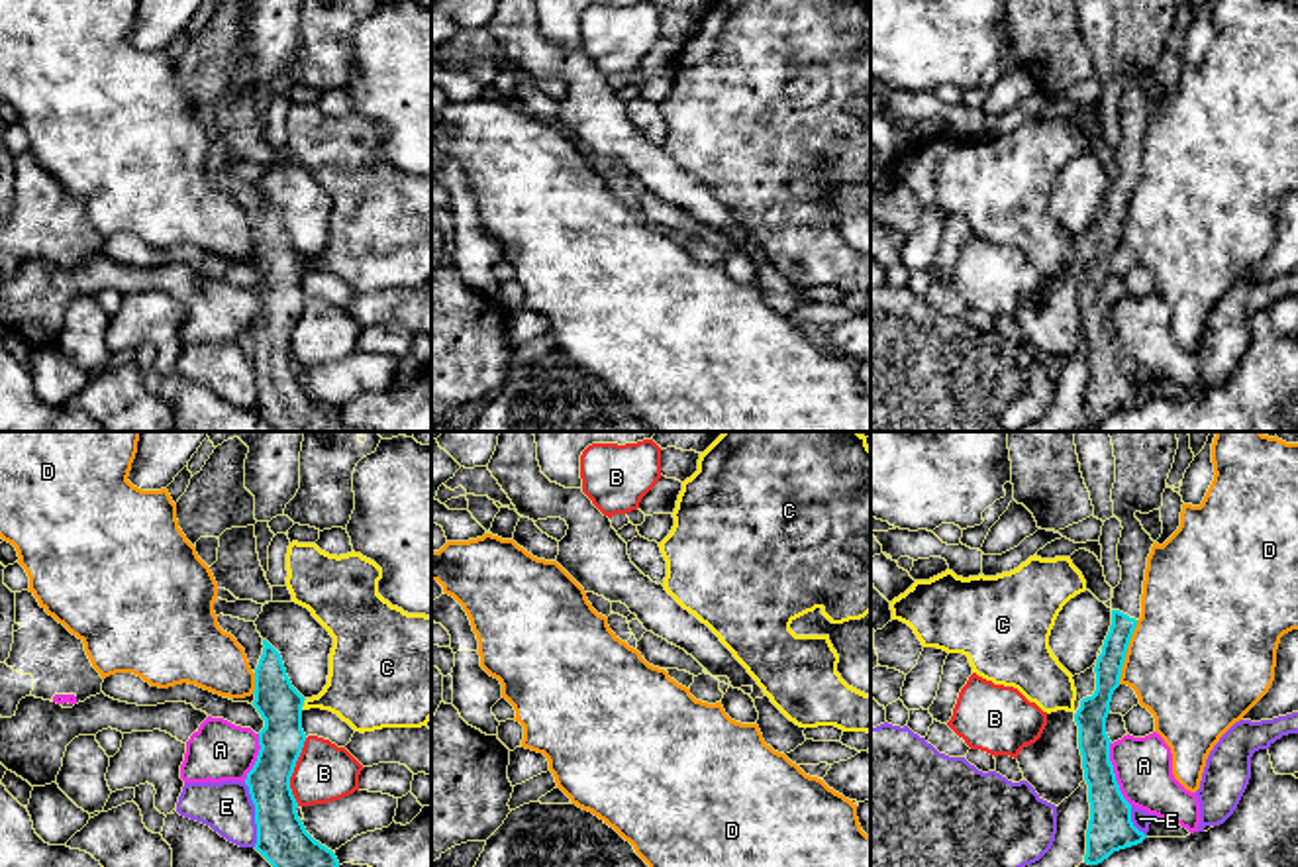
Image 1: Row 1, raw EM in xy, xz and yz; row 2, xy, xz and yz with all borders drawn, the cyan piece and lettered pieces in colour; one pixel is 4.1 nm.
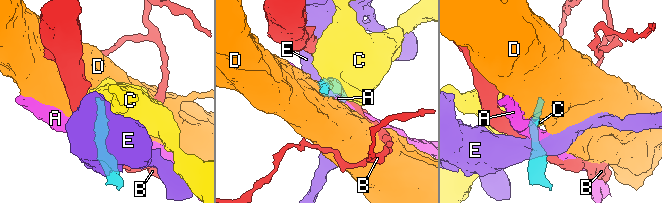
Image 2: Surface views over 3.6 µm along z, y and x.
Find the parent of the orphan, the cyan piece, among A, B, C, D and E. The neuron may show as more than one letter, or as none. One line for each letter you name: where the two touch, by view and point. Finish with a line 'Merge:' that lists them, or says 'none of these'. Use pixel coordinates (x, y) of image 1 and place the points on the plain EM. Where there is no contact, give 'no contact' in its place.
Merge: none of these

